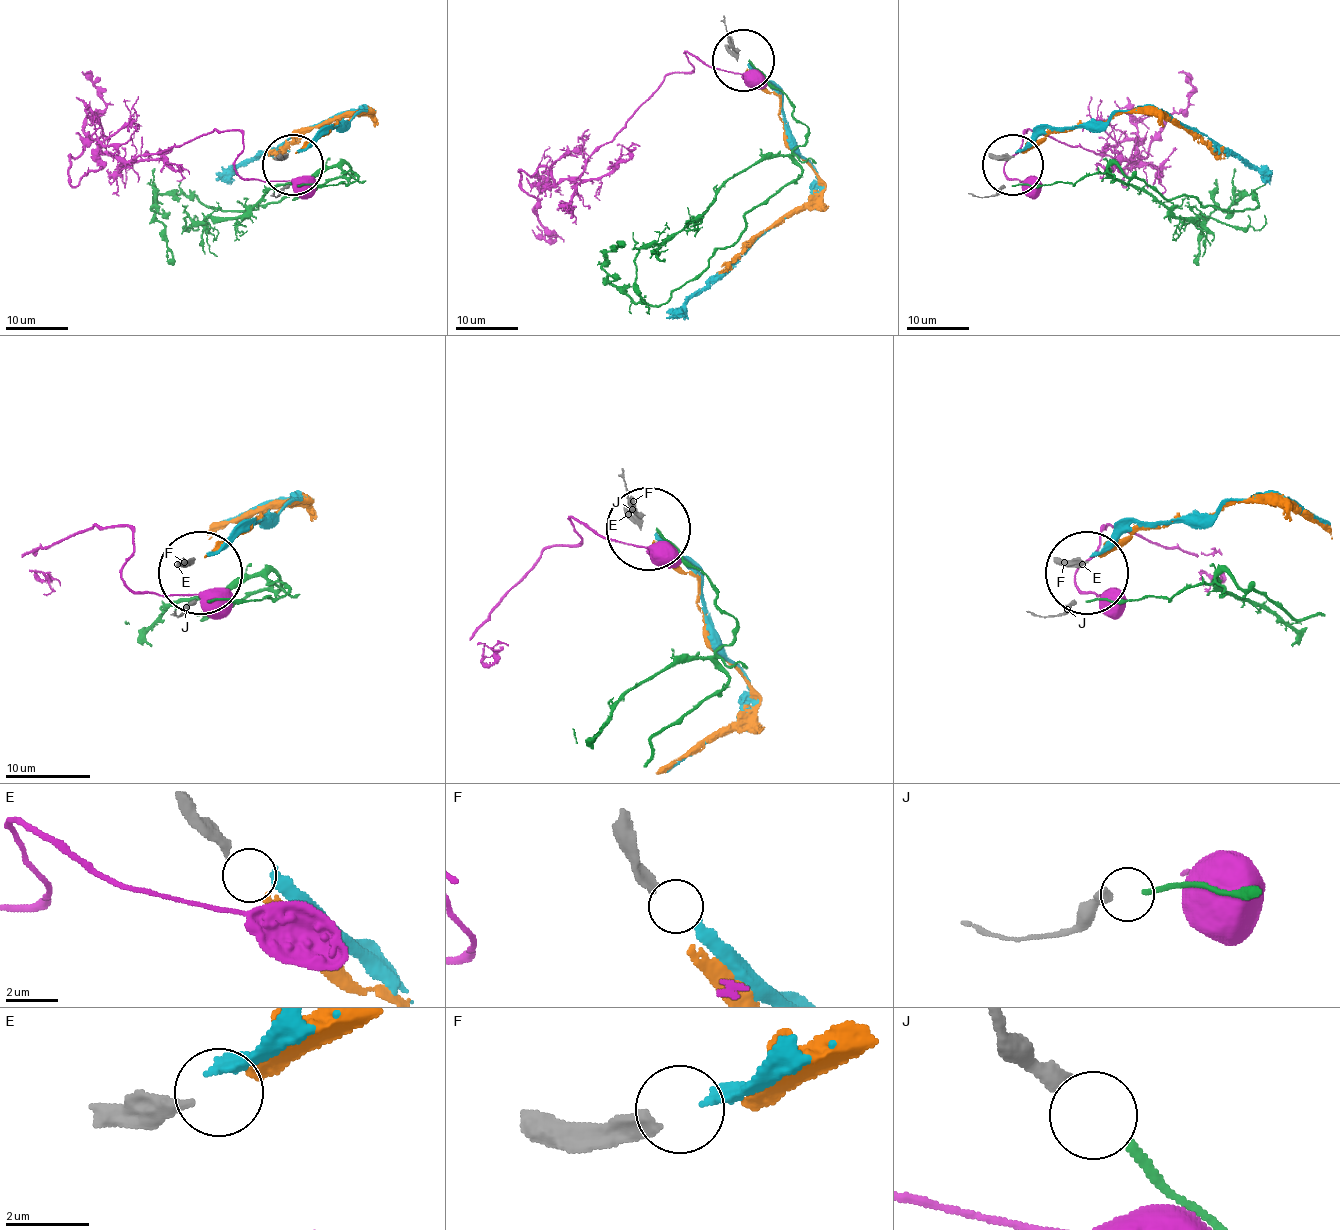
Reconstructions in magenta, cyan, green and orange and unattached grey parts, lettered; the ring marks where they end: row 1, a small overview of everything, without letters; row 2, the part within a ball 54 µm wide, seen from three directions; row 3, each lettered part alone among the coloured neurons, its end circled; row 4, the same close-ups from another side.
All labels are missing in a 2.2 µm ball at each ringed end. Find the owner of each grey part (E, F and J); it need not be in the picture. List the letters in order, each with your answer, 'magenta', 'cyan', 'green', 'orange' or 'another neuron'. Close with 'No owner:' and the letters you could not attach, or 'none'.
E: orange
F: cyan
J: green
No owner: none

